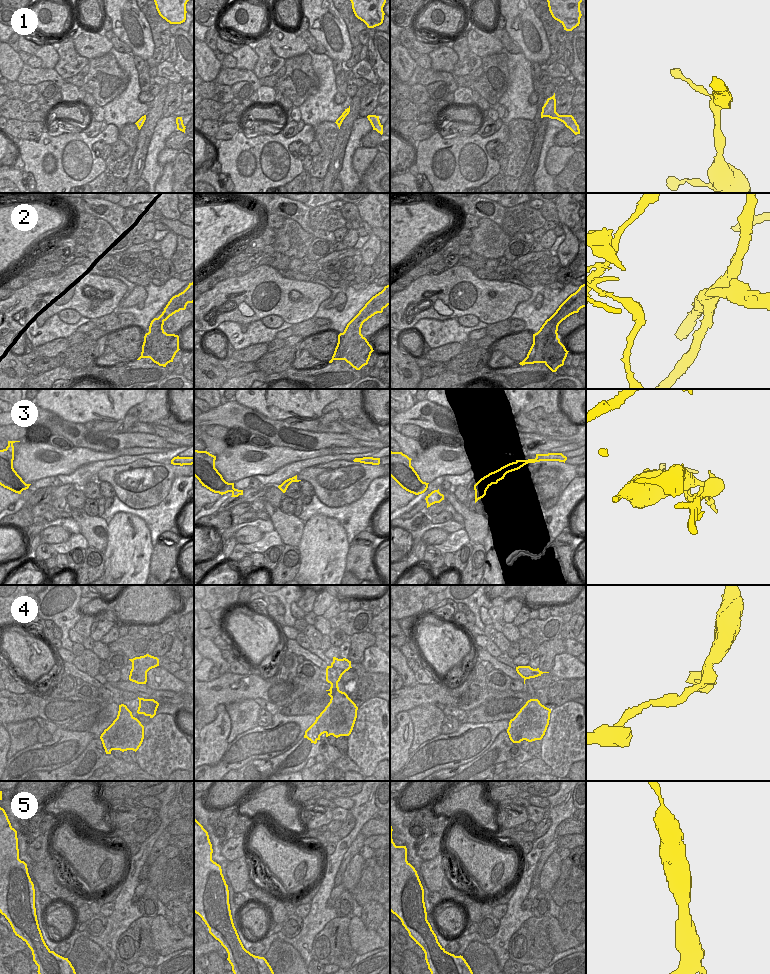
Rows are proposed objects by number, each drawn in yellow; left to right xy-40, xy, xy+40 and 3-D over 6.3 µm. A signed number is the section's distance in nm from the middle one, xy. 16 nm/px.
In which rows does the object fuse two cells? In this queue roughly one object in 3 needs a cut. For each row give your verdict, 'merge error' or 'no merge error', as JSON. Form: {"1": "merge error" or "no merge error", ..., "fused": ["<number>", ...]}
{"1": "no merge error", "2": "merge error", "3": "merge error", "4": "no merge error", "5": "no merge error", "fused": ["2", "3"]}

